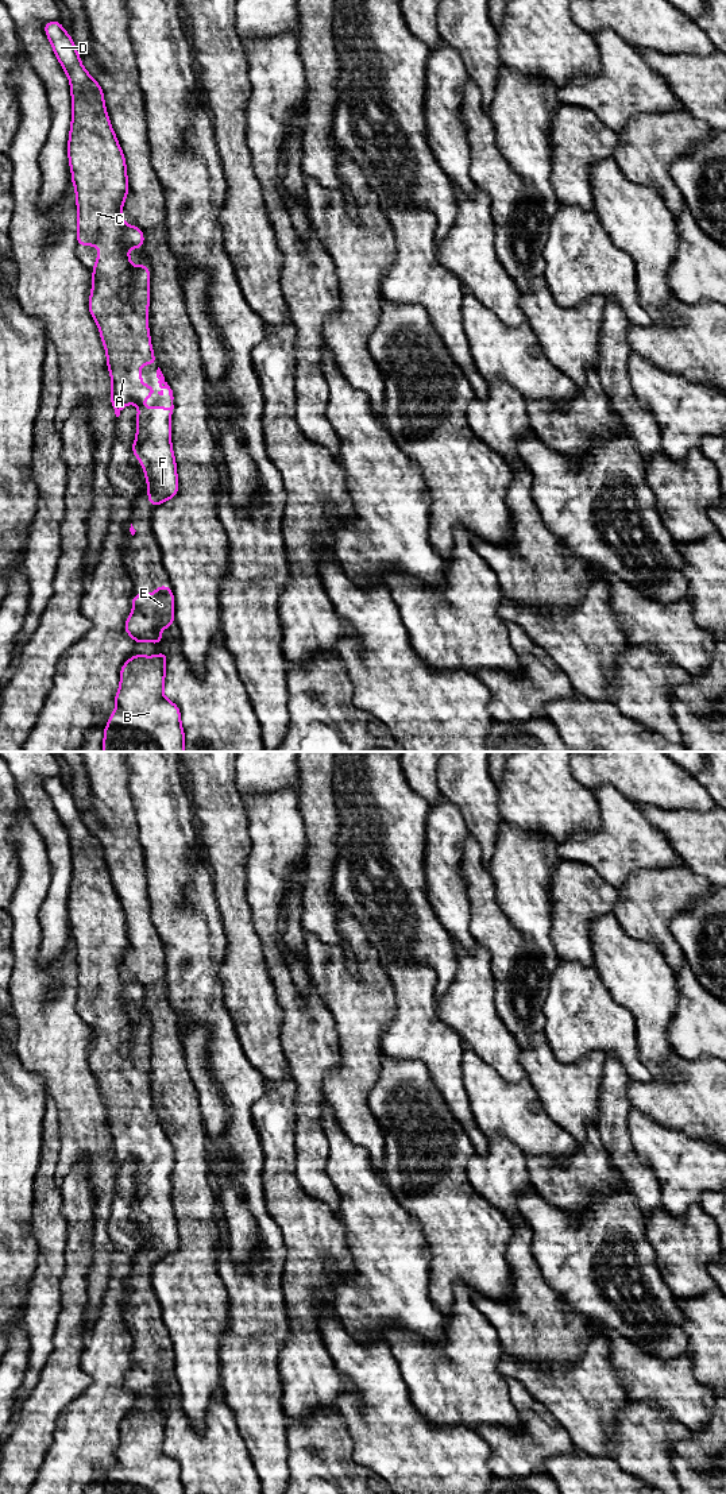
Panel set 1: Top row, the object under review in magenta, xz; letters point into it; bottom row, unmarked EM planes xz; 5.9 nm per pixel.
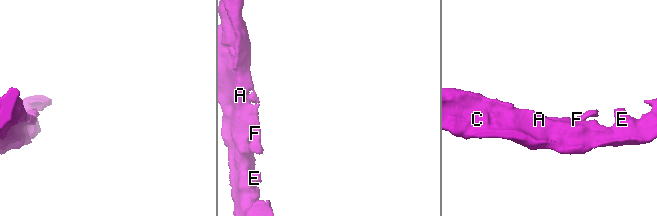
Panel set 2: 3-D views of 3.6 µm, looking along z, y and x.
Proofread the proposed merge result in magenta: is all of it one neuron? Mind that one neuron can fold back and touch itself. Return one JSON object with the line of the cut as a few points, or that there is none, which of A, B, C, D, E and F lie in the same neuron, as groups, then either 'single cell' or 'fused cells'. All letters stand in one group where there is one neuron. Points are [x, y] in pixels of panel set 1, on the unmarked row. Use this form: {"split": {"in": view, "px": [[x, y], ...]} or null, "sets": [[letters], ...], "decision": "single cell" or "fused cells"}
{"split": null, "sets": [["A", "B", "C", "D", "E", "F"]], "decision": "single cell"}

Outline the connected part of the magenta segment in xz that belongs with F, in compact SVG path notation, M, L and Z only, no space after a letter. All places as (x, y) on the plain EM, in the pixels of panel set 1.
M47 777L43 784L70 838L72 881L67 911L78 965L77 1001L96 1001L100 1004L100 1011L94 1015L96 1020L92 1026L93 1042L88 1063L99 1082L107 1108L107 1122L112 1136L111 1159L116 1173L120 1171L121 1165L127 1159L138 1161L136 1194L131 1205L143 1221L148 1240L147 1255L154 1265L177 1251L178 1234L170 1182L170 1173L174 1165L173 1146L158 1123L157 1134L162 1144L158 1150L163 1151L163 1146L167 1144L171 1162L144 1163L142 1157L154 1151L155 1147L151 1142L140 1139L139 1135L144 1128L135 1124L138 1120L157 1120L148 1088L148 1058L151 1053L148 1020L142 1019L135 1026L127 1007L128 1003L140 1005L144 991L139 983L128 981L123 977L121 965L130 946L127 922L107 869L103 845L82 822L72 791L63 785L61 777Z

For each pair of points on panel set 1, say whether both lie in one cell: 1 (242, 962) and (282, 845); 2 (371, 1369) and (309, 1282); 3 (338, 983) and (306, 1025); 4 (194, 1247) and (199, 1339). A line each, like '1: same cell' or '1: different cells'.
1: different cells
2: different cells
3: different cells
4: same cell

